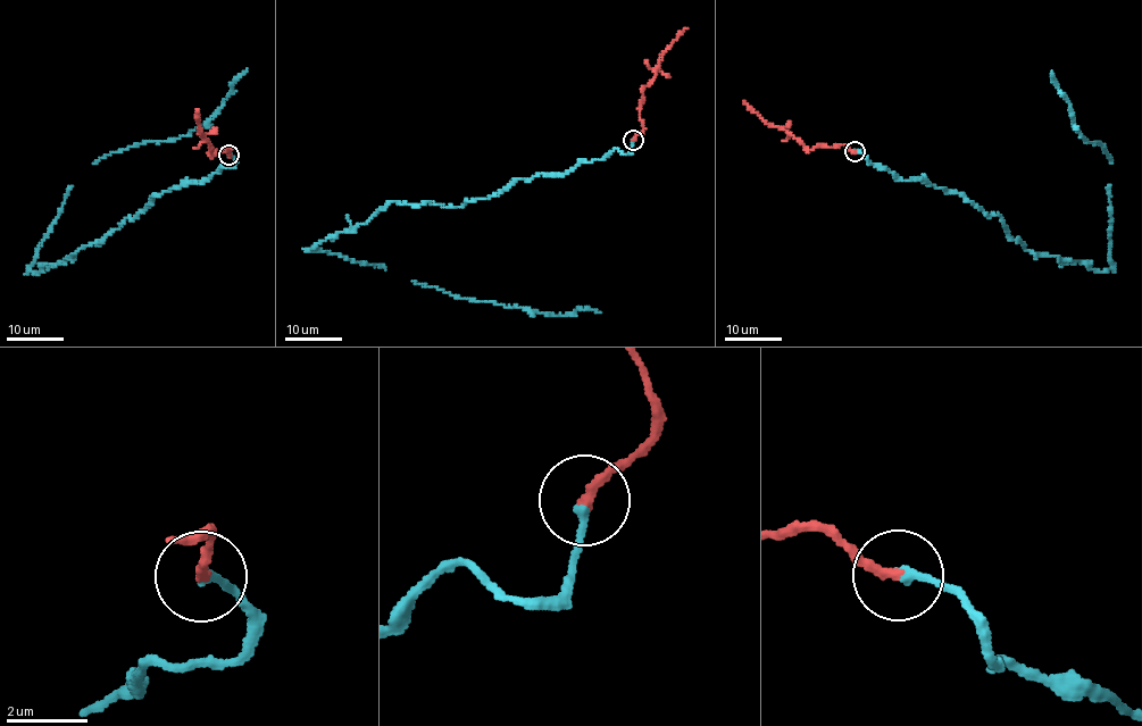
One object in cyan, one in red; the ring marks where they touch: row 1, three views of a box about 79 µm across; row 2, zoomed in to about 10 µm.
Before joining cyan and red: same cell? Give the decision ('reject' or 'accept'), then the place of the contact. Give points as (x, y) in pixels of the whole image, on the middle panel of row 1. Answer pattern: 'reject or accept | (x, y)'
accept | (633, 140)

